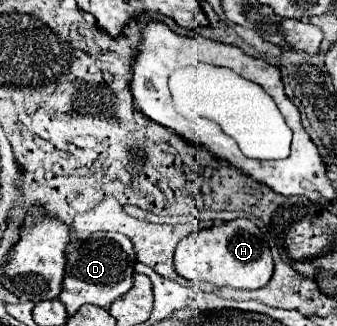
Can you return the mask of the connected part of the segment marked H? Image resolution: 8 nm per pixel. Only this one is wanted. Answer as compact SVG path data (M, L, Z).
M234 219L184 237L174 251L174 269L180 277L190 281L208 281L212 285L232 289L260 289L270 281L274 261L256 223L250 219Z

